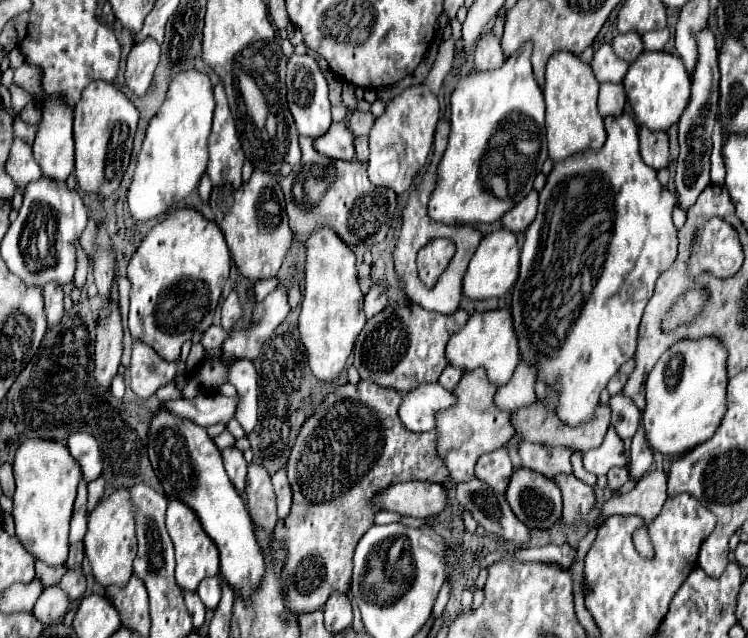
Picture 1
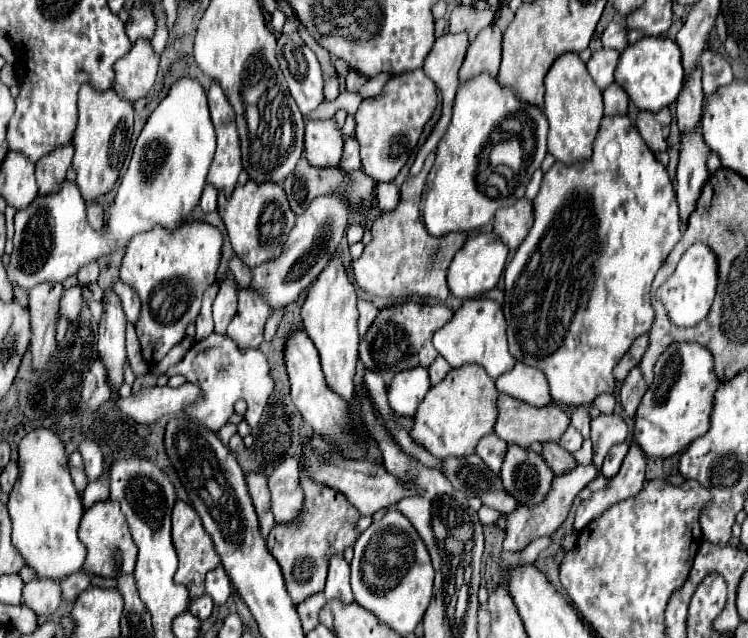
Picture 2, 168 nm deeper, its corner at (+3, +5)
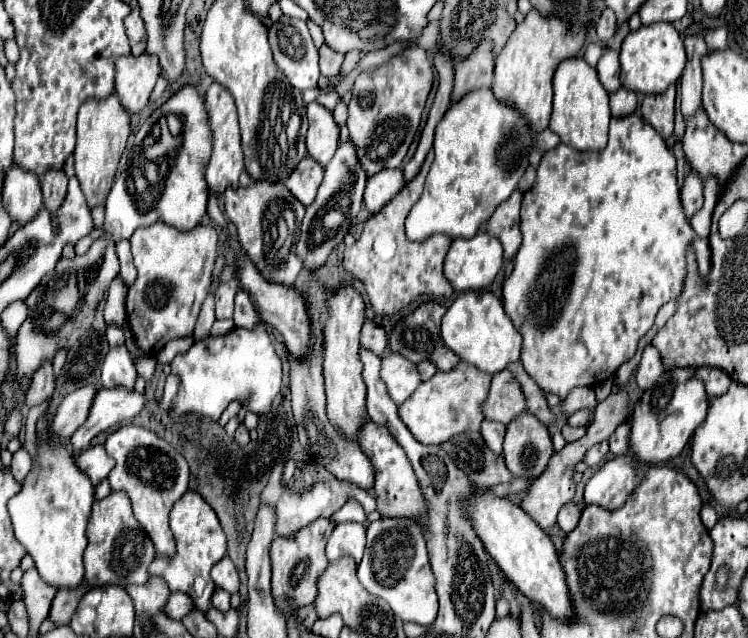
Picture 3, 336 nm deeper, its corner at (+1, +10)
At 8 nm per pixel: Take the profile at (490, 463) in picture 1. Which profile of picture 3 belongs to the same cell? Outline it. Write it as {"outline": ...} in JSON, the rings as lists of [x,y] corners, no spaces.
{"outline":[[[483,421],[481,425],[481,435],[485,439],[485,443],[489,445],[489,449],[493,449],[495,453],[501,453],[503,447],[503,437],[505,437],[505,425],[497,423],[497,421]]]}

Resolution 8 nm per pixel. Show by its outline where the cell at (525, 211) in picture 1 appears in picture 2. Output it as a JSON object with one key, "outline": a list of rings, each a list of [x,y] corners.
{"outline":[[[521,198],[513,206],[497,210],[493,232],[509,246],[509,250],[517,250],[517,246],[527,236],[531,222],[533,222],[533,204],[527,198]]]}

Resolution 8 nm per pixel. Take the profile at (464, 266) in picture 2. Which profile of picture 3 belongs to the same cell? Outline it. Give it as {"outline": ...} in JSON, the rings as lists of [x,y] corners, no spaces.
{"outline":[[[477,233],[471,239],[465,239],[465,237],[453,239],[453,243],[447,251],[445,263],[443,263],[443,273],[455,291],[485,289],[495,281],[495,277],[501,269],[501,263],[503,263],[501,241],[489,233]]]}

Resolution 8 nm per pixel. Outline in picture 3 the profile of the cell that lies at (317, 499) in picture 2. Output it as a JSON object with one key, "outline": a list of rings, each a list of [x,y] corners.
{"outline":[[[319,519],[305,529],[301,529],[295,537],[275,537],[271,545],[271,565],[273,565],[273,597],[275,605],[281,613],[289,613],[293,609],[311,605],[317,595],[317,577],[321,569],[325,569],[327,555],[325,545],[329,533],[333,531],[331,519]]]}

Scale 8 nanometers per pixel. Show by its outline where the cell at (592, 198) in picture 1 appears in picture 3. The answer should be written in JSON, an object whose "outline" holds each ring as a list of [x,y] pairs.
{"outline":[[[637,115],[611,119],[609,143],[603,151],[577,151],[577,149],[571,149],[571,147],[559,143],[555,149],[551,149],[543,155],[541,165],[537,169],[535,183],[523,195],[523,207],[521,207],[523,245],[513,261],[513,271],[503,281],[503,305],[523,335],[521,363],[523,363],[525,371],[537,381],[537,385],[541,385],[541,389],[545,393],[555,393],[561,399],[565,399],[569,395],[569,391],[577,385],[595,387],[595,385],[601,385],[603,381],[607,381],[609,377],[613,377],[615,371],[635,355],[639,339],[653,325],[653,319],[655,319],[657,311],[661,309],[661,305],[665,305],[671,299],[677,299],[683,293],[683,285],[685,285],[685,277],[687,277],[685,253],[687,253],[687,247],[693,245],[699,237],[683,215],[675,173],[677,173],[675,155],[667,149],[663,137],[647,121],[643,121]]]}

